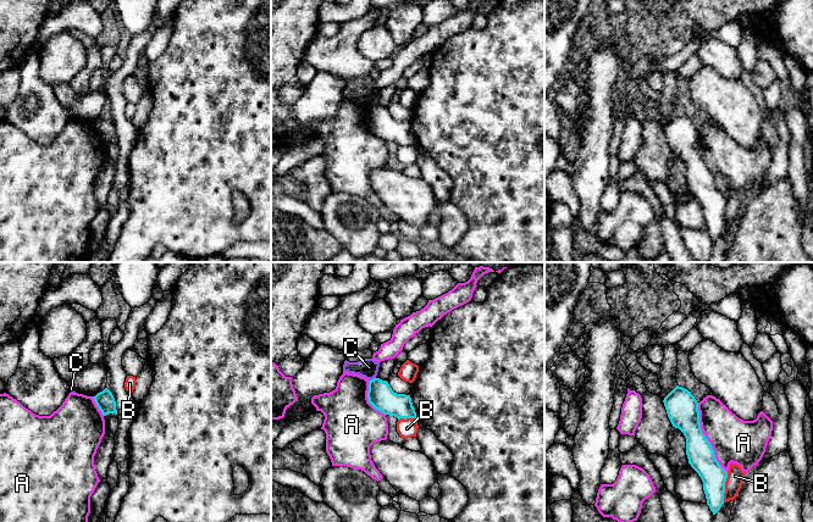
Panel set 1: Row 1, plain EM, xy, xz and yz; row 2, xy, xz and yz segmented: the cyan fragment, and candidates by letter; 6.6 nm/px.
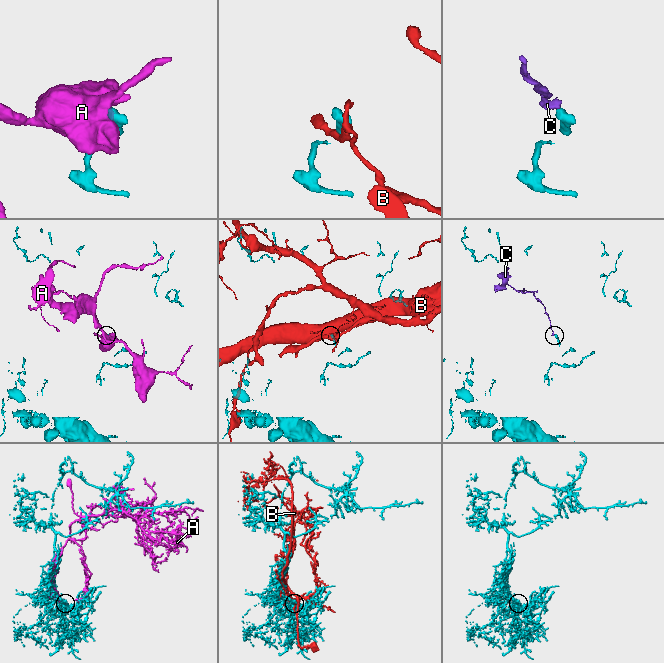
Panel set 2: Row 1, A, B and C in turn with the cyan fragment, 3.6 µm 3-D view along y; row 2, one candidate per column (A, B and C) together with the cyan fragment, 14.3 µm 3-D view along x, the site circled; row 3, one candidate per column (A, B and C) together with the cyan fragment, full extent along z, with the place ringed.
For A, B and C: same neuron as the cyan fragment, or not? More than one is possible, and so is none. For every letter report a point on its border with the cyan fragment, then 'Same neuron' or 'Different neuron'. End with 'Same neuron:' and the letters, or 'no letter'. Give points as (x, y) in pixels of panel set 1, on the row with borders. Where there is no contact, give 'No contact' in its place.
A: Touches cyan at yz (706, 438). Different neuron
B: Touches cyan at yz (724, 487). Different neuron
C: Touches cyan at xz (371, 379). Different neuron
Same neuron: no letter

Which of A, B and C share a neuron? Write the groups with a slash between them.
A / B / C

